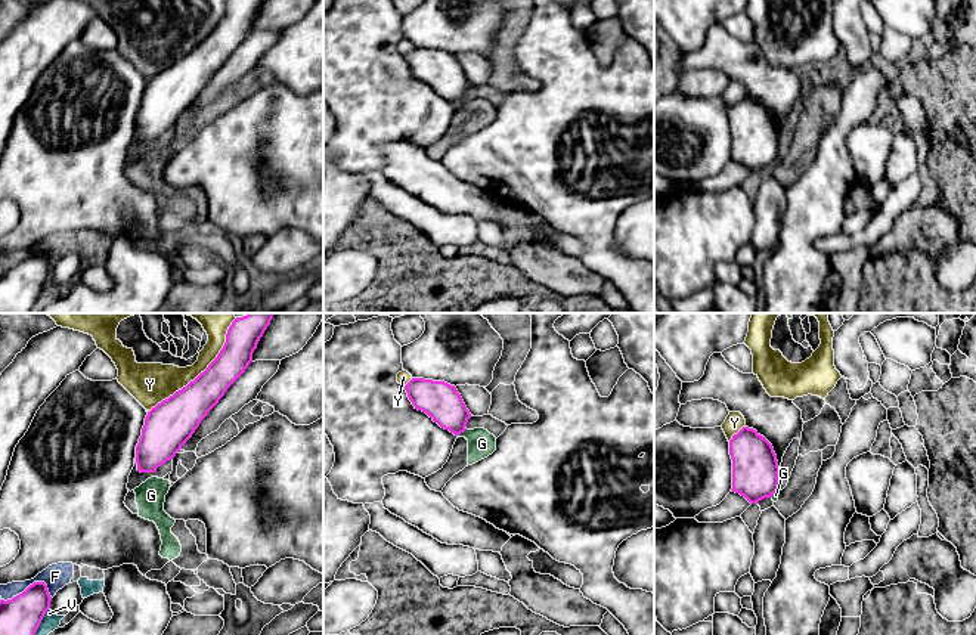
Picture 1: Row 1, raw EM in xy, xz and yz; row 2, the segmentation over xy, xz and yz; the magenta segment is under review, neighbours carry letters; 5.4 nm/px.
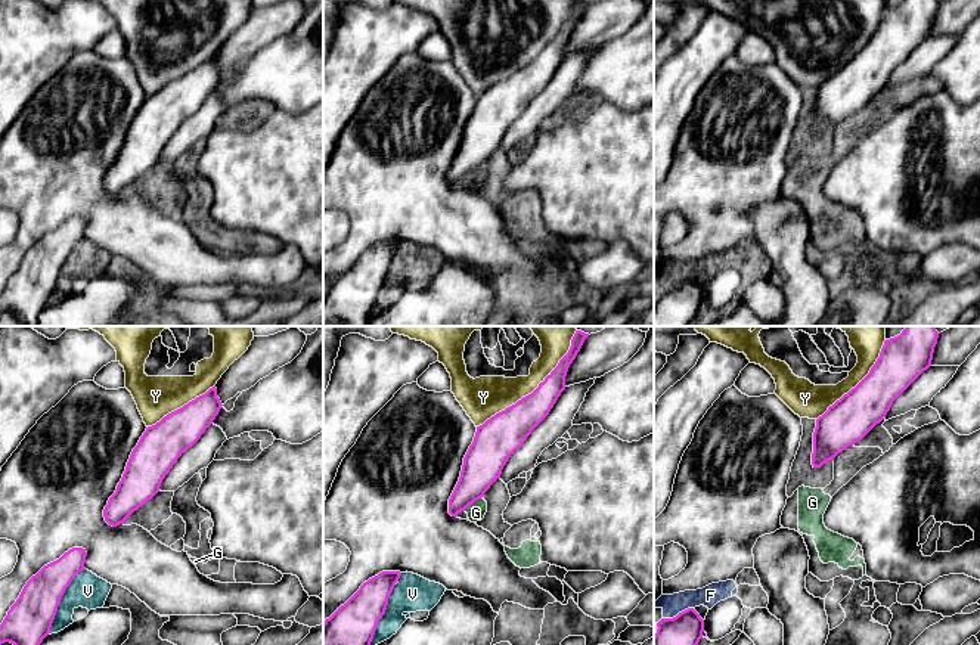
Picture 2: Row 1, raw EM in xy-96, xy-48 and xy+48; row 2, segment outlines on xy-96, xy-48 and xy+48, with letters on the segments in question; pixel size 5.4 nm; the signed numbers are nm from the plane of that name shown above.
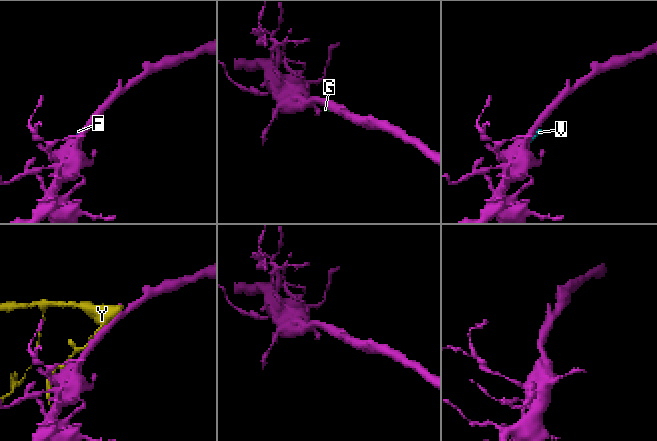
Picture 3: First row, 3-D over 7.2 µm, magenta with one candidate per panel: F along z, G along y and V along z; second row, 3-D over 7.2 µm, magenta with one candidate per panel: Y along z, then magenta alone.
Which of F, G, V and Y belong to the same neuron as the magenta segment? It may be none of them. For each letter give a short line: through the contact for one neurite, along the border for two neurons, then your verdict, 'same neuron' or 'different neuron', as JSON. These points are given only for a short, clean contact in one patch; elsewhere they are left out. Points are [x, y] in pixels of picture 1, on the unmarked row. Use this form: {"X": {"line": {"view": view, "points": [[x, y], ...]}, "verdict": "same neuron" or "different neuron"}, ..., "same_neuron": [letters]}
{"F": {"line": {"view": "xy", "points": [[52, 266], [43, 251], [33, 251], [21, 262], [2, 269]]}, "verdict": "different neuron"}, "G": {"line": {"view": "xz", "points": [[465, 98], [458, 104]]}, "verdict": "different neuron"}, "V": {"verdict": "different neuron"}, "Y": {"verdict": "different neuron"}, "same_neuron": []}

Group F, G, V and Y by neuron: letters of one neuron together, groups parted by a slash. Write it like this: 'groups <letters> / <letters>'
groups F V / G / Y

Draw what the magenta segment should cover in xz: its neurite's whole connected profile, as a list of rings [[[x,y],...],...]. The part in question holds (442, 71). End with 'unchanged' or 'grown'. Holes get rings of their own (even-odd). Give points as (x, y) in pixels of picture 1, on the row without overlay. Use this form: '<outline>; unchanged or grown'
[[[412,47],[405,59],[415,78],[425,81],[441,97],[459,105],[471,87],[455,55],[444,50]]]; unchanged

